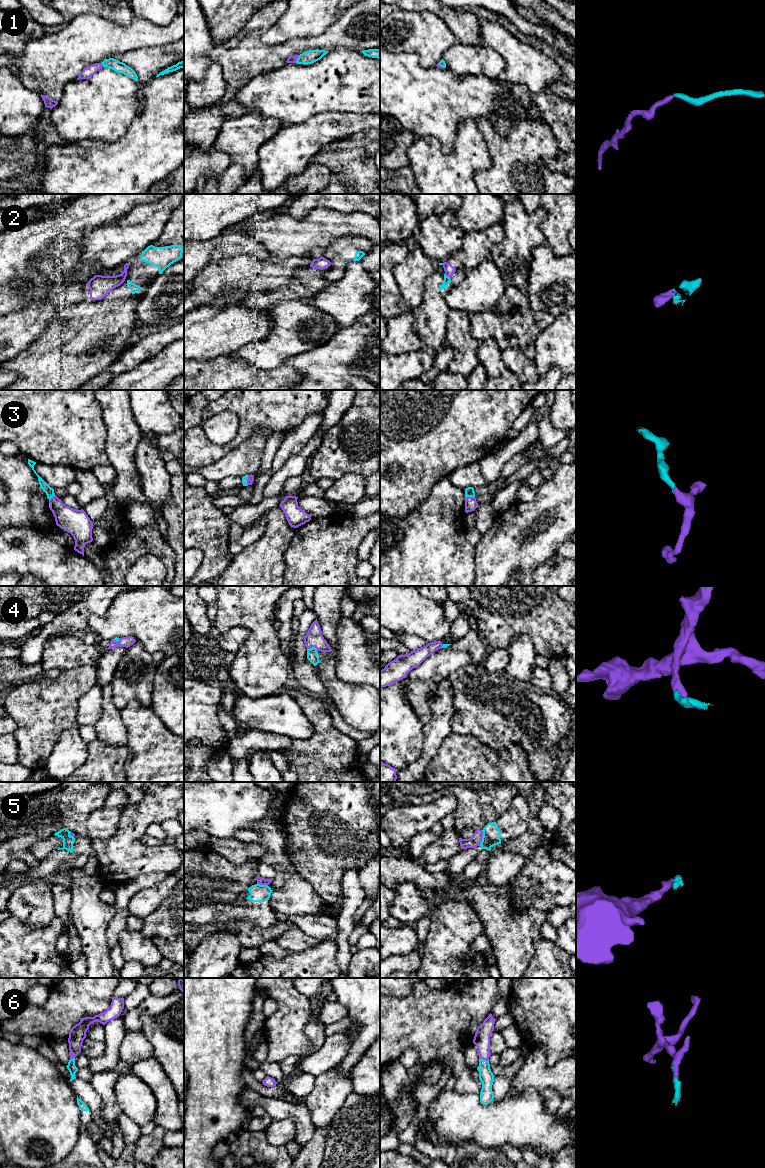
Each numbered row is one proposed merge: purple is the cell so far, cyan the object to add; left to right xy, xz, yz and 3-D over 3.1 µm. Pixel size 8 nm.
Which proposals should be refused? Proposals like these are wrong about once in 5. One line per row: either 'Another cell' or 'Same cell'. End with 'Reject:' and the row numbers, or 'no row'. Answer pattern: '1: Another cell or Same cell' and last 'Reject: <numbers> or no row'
1: Same cell
2: Another cell
3: Same cell
4: Same cell
5: Another cell
6: Same cell
Reject: 2, 5

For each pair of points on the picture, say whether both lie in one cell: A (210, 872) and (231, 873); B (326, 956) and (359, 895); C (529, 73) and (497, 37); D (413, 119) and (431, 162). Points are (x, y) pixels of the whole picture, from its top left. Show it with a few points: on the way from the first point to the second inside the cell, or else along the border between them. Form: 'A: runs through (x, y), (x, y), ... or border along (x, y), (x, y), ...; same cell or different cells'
A: runs through (215, 873), (226, 873); same cell
B: border along (334, 941), (337, 947), (336, 961), (338, 964); different cells
C: runs through (524, 64), (506, 46); same cell
D: border along (417, 136), (435, 137), (441, 147); different cells

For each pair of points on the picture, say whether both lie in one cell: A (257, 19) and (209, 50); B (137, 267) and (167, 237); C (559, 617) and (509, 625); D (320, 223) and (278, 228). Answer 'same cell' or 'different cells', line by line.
A: same cell
B: same cell
C: same cell
D: same cell

